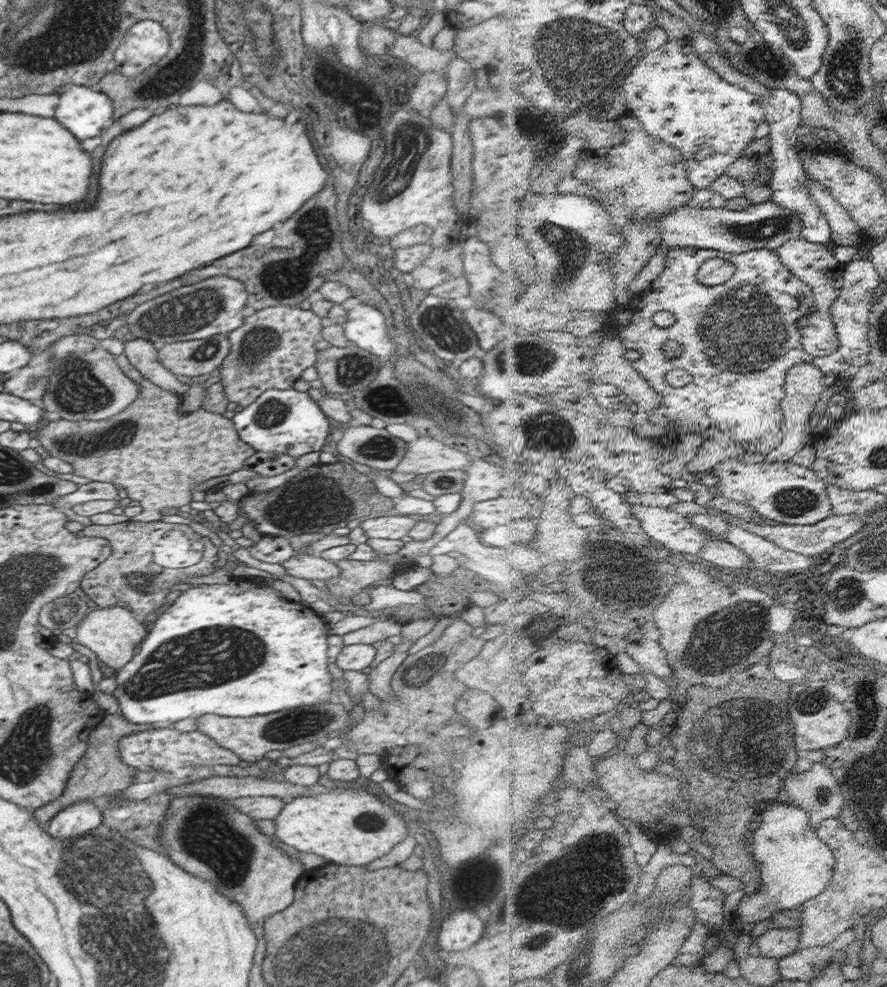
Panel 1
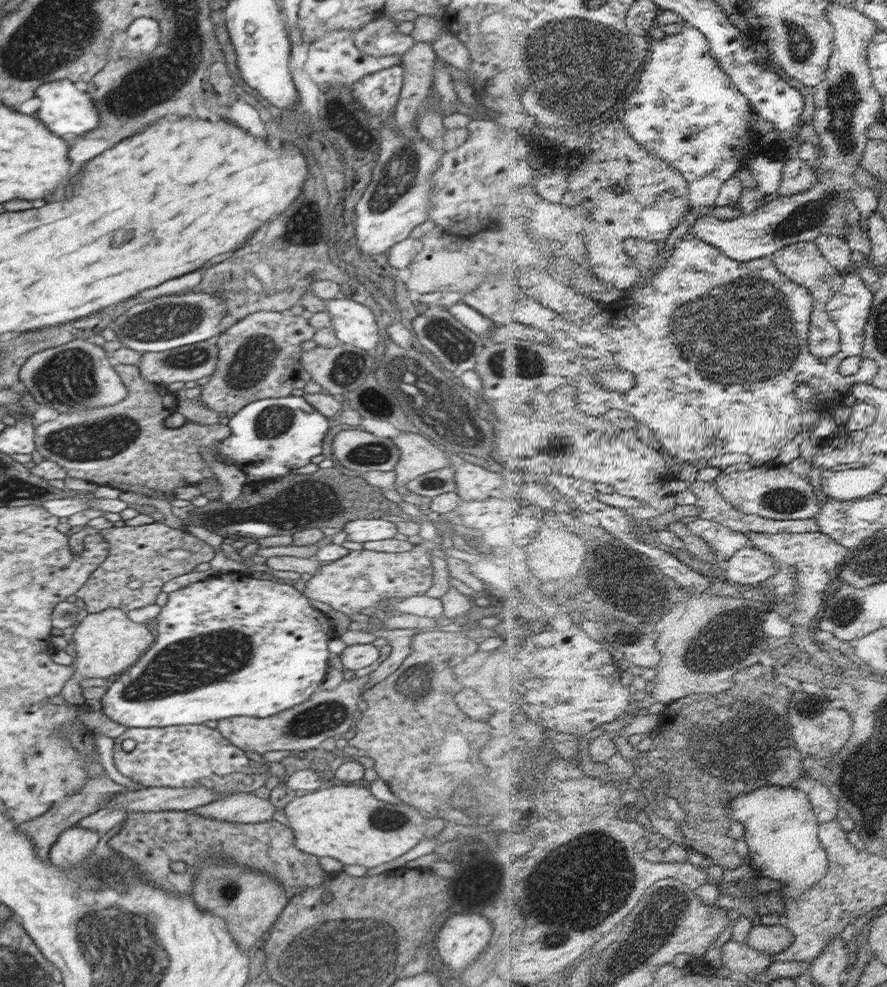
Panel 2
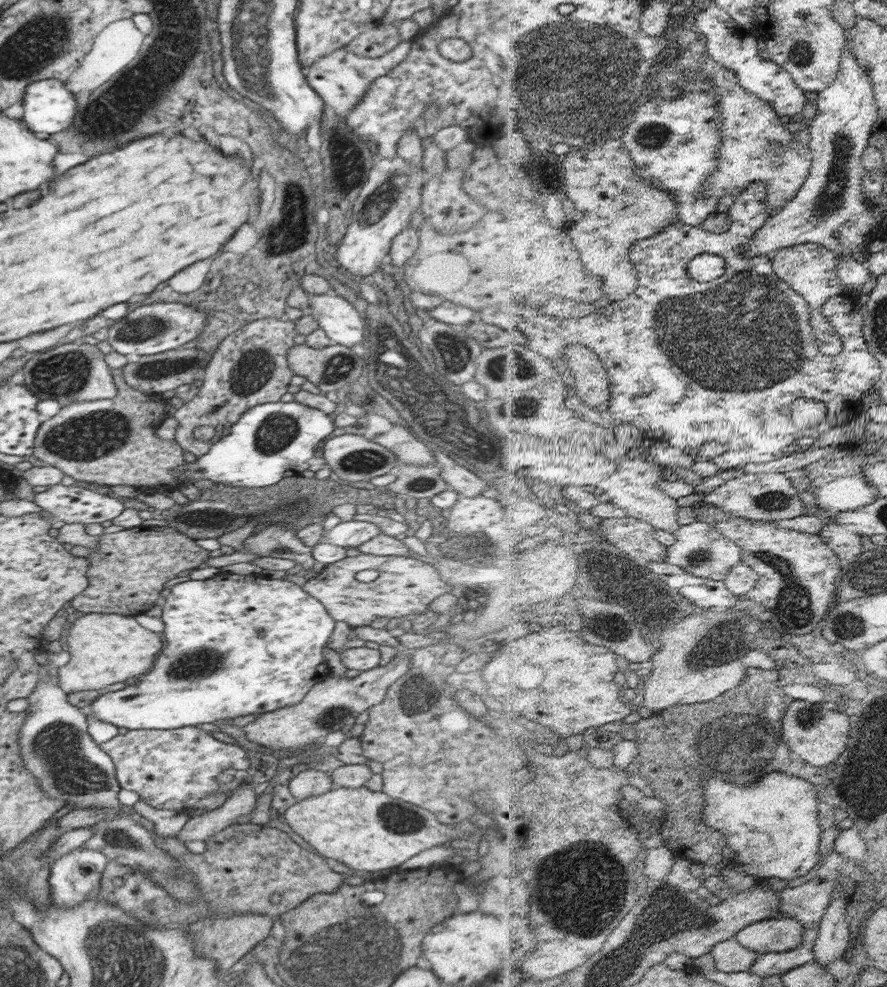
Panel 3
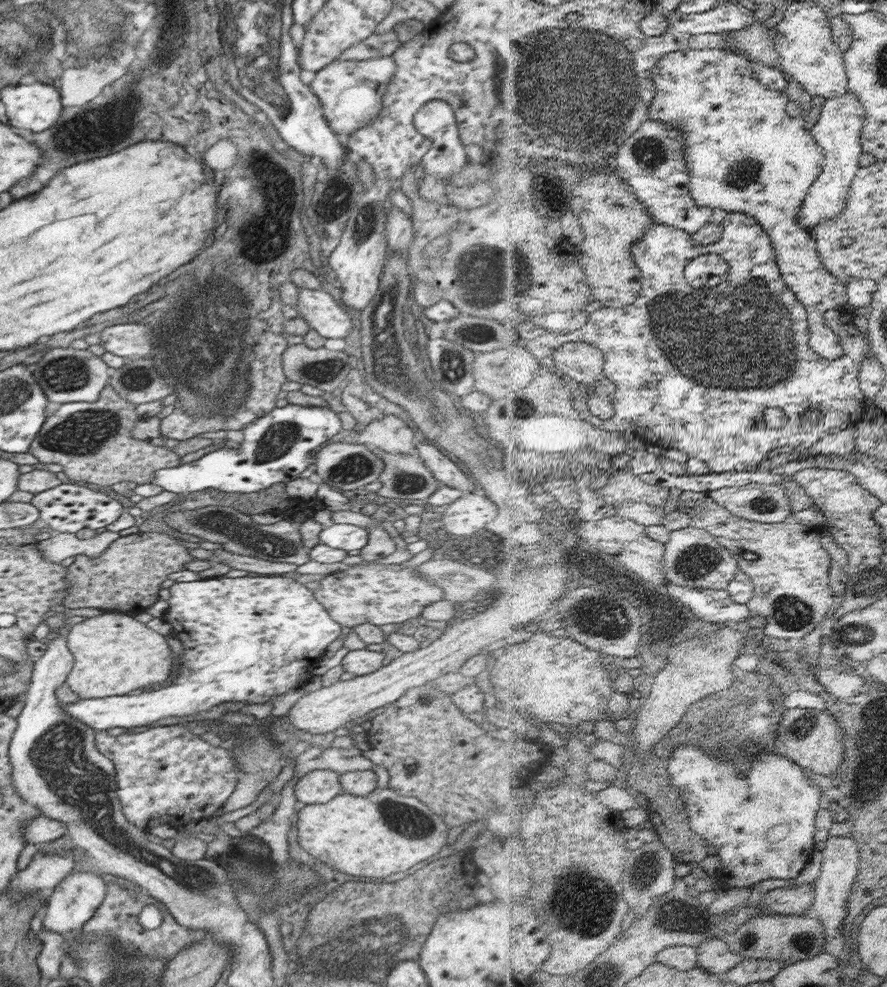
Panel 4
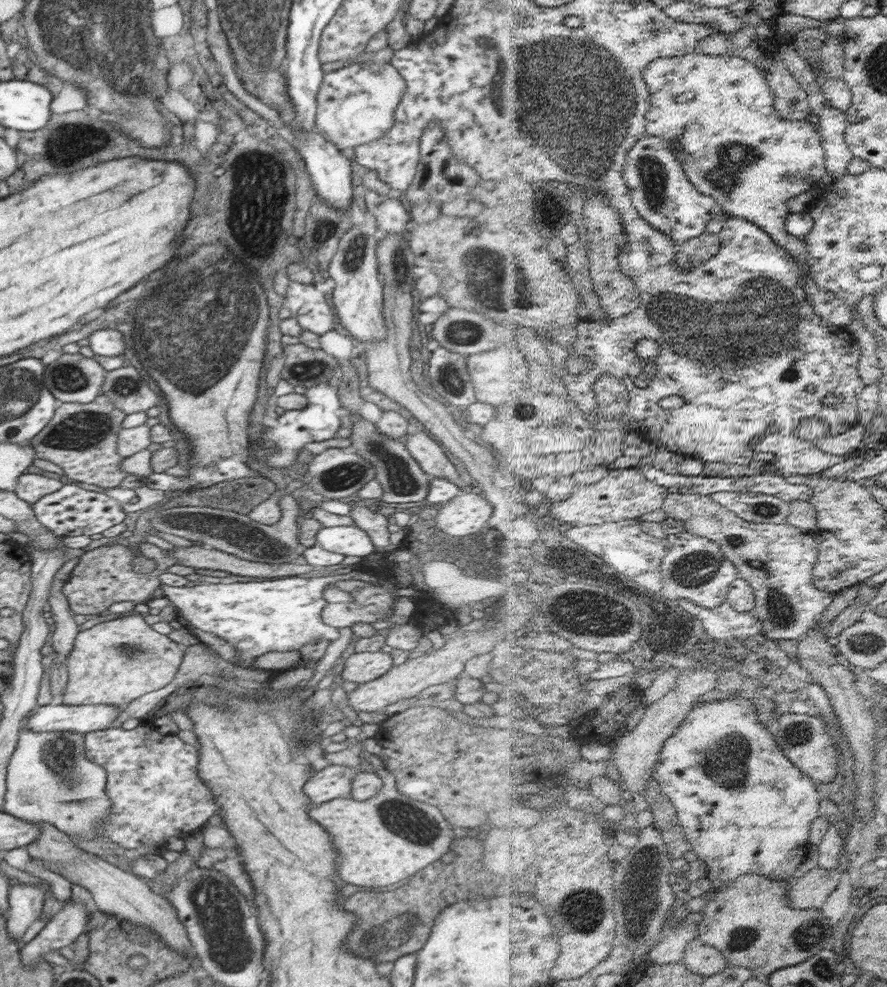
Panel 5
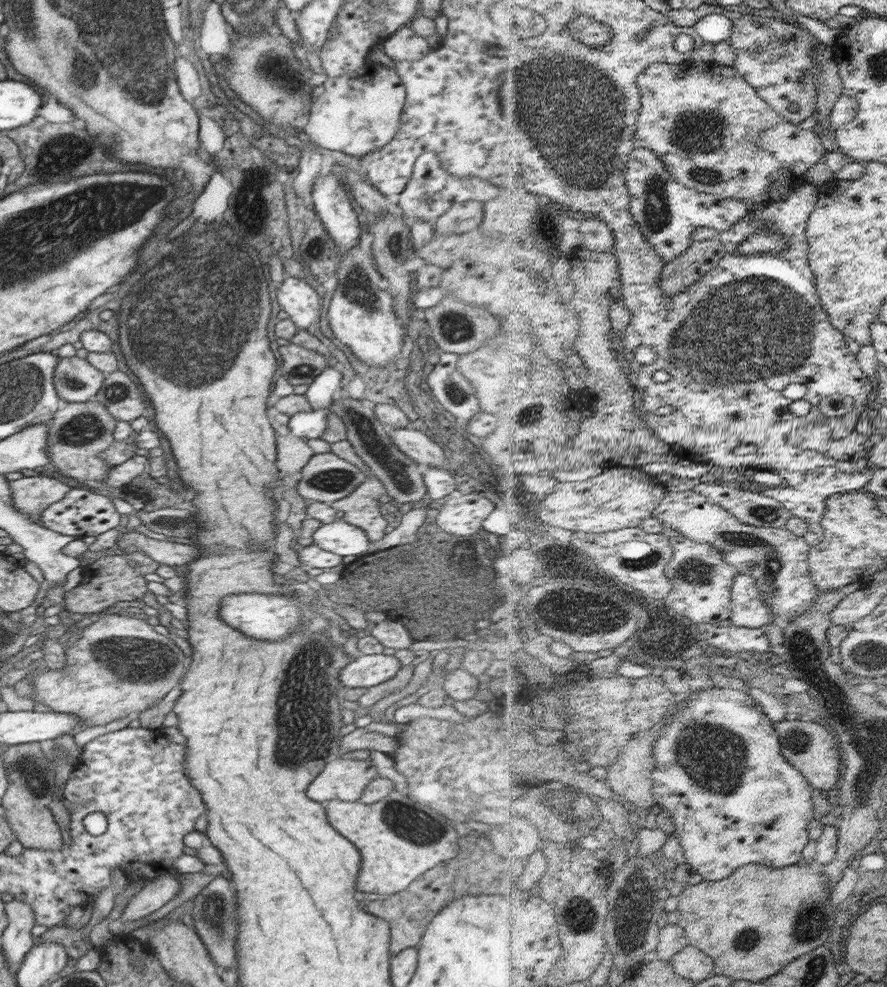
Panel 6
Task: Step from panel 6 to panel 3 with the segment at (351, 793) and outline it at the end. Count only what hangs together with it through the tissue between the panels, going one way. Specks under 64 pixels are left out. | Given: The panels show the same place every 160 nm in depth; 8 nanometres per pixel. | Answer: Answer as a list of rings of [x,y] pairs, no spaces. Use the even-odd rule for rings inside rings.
[[[313,768],[298,770],[297,775],[289,781],[289,791],[298,800],[324,794],[334,787],[334,782],[328,774]]]

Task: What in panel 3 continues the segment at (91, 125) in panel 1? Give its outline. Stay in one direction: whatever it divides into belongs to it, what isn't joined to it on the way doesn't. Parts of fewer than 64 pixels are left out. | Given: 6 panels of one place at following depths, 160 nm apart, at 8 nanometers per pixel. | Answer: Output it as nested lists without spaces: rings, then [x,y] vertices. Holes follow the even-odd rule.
[[[56,79],[37,80],[28,84],[20,103],[23,108],[22,118],[24,118],[26,126],[34,132],[46,132],[46,134],[56,134],[56,132],[68,128],[72,124],[76,110],[74,93],[65,87],[64,81]]]

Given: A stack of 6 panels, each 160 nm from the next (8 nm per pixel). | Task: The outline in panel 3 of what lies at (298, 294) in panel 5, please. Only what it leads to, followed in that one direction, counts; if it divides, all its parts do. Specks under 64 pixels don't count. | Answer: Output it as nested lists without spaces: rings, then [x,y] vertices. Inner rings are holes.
[[[340,295],[309,296],[308,312],[318,321],[332,343],[347,347],[360,344],[364,338],[365,319],[352,303]]]

